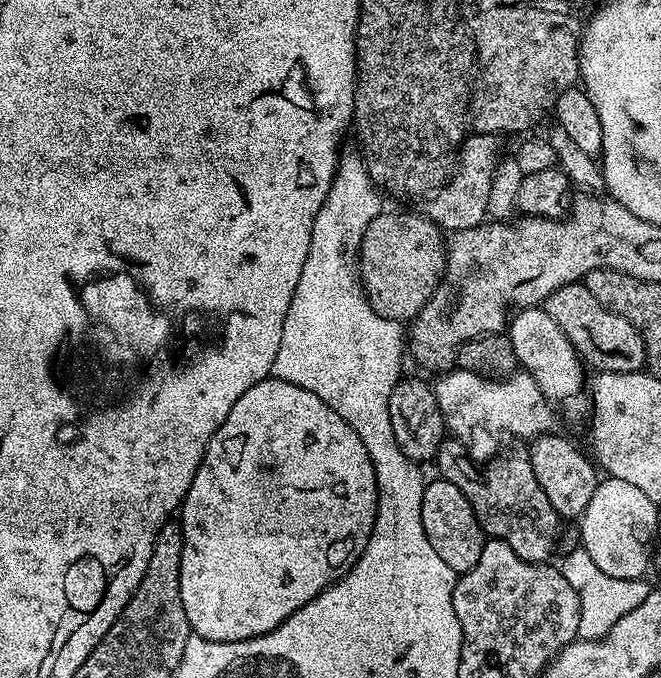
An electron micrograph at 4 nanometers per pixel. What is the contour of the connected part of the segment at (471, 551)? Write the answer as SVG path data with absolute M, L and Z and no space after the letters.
M443 478L429 479L424 485L422 494L422 530L426 530L426 538L430 546L458 574L469 572L482 558L482 546L486 539L486 533L480 527L478 518L472 509L472 503L454 486L454 482Z

